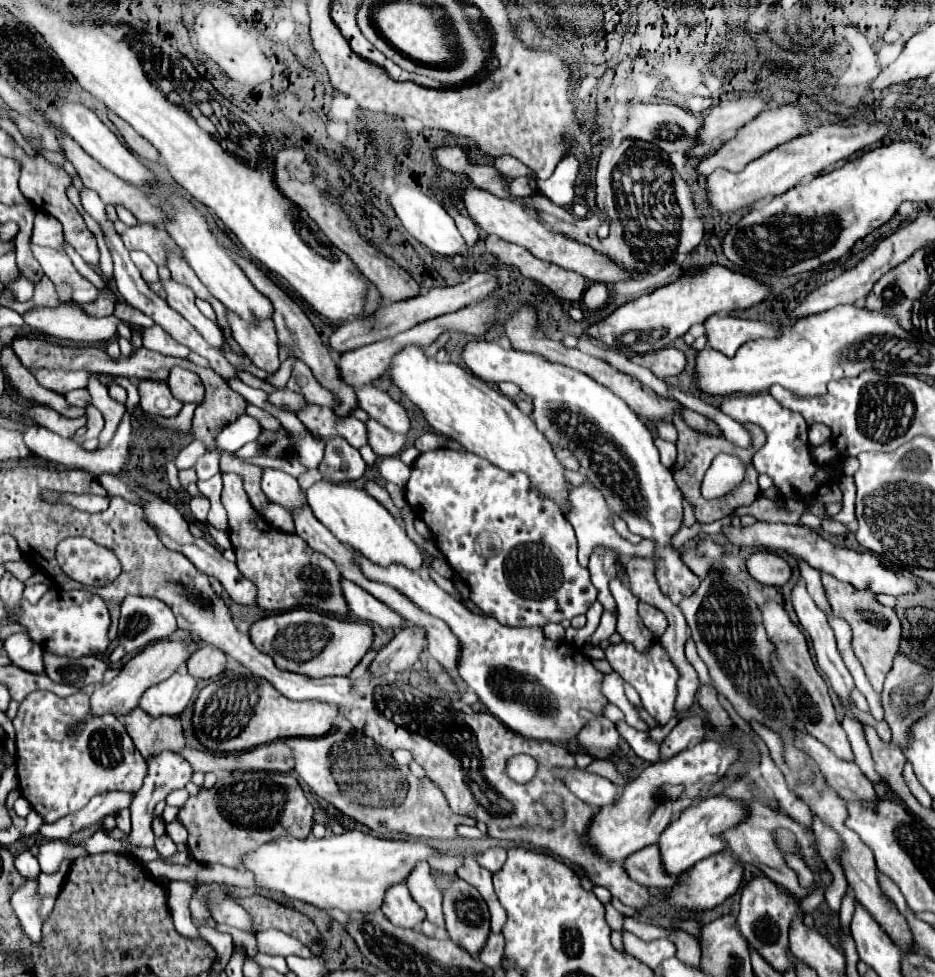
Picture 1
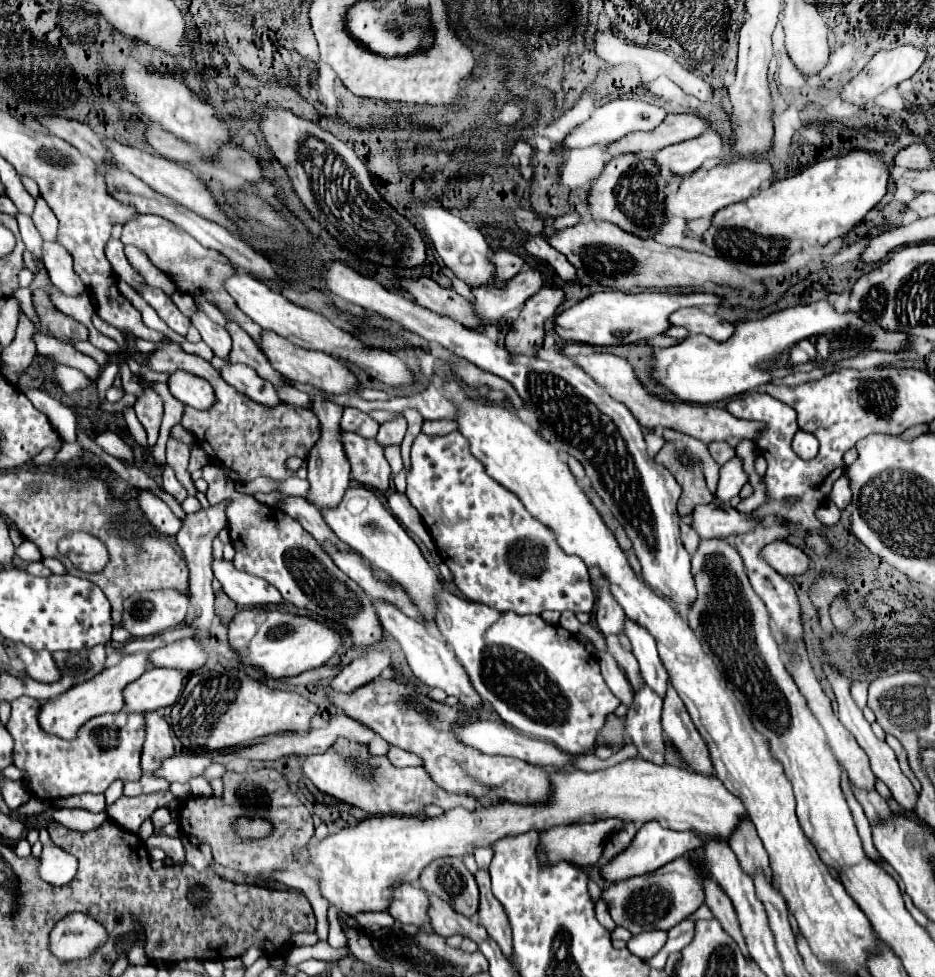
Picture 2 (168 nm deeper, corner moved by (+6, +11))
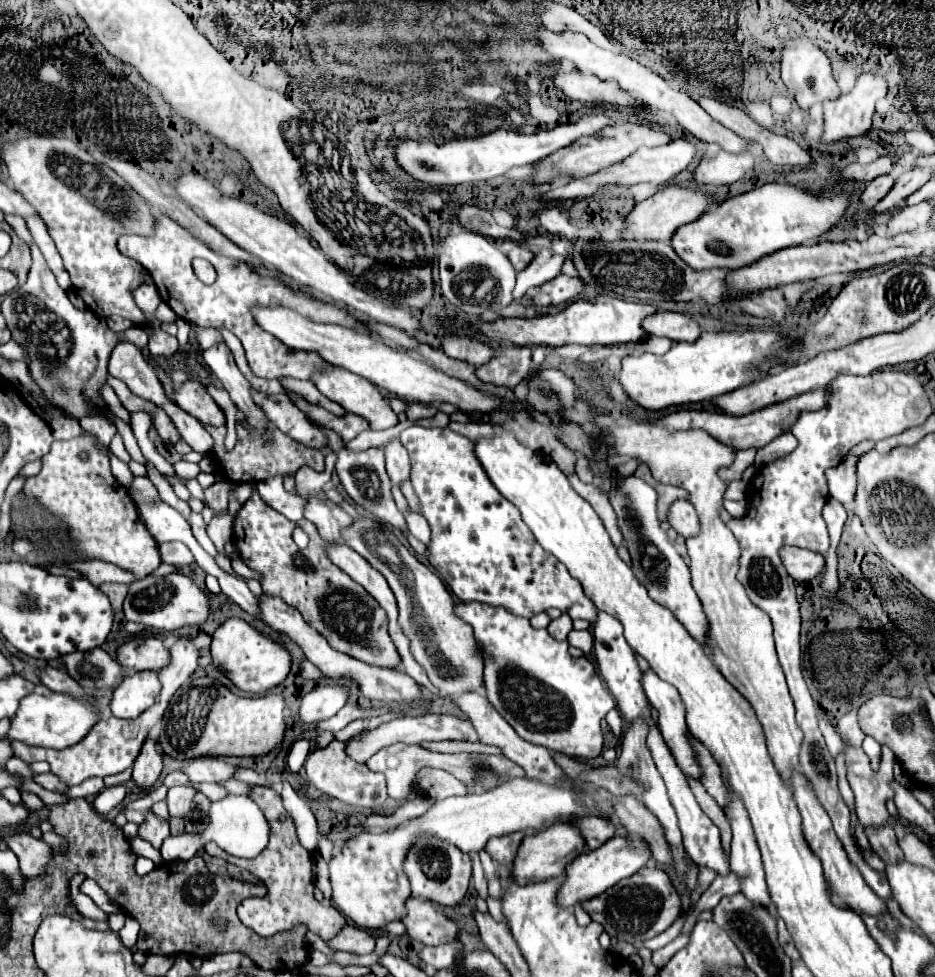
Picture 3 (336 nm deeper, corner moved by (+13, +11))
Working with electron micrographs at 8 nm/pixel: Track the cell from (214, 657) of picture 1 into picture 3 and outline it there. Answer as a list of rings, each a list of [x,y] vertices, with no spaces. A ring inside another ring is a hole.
[[[146,636],[146,638],[140,638],[136,644],[132,644],[132,640],[128,640],[122,646],[118,646],[116,660],[126,668],[142,672],[142,670],[164,668],[170,660],[170,654],[164,648],[160,638]]]

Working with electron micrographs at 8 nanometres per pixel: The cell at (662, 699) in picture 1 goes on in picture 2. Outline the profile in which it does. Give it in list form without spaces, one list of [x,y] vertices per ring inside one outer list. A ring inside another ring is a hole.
[[[643,684],[635,692],[635,706],[631,706],[627,714],[627,732],[639,748],[639,756],[655,764],[663,764],[665,754],[661,708],[663,698]]]

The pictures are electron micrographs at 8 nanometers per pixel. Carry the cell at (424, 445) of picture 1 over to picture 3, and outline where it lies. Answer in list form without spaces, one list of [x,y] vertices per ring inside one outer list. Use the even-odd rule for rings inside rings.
[[[450,422],[450,428],[458,434],[464,434],[466,438],[472,438],[476,442],[484,436],[494,436],[494,428],[490,424],[474,424],[474,422]]]

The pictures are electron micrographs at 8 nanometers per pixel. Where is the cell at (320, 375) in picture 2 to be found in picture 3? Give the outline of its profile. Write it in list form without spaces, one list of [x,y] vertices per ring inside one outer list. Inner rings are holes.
[[[334,366],[326,374],[314,374],[312,382],[318,386],[318,390],[324,396],[338,402],[346,412],[362,416],[372,430],[386,430],[386,428],[392,428],[392,426],[396,426],[400,422],[398,414],[390,408],[390,402],[386,400],[386,396],[374,384],[370,384],[366,378],[360,378],[360,376],[356,376],[356,374],[352,374],[352,372],[344,370],[344,368]]]

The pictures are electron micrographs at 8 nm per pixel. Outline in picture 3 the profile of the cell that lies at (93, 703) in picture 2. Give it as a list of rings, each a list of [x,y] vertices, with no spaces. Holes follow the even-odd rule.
[[[28,694],[20,700],[20,706],[10,718],[10,730],[4,736],[8,742],[24,742],[28,746],[40,746],[40,748],[54,748],[54,750],[64,750],[68,746],[78,744],[90,730],[92,726],[100,720],[102,710],[106,702],[92,700],[92,704],[80,704],[78,700],[72,700],[66,694]]]

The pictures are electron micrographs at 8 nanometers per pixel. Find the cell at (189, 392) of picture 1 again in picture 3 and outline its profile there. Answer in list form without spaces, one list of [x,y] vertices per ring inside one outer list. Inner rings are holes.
[[[188,380],[186,384],[178,386],[174,392],[174,402],[204,426],[226,426],[226,416],[222,408],[196,380]]]

